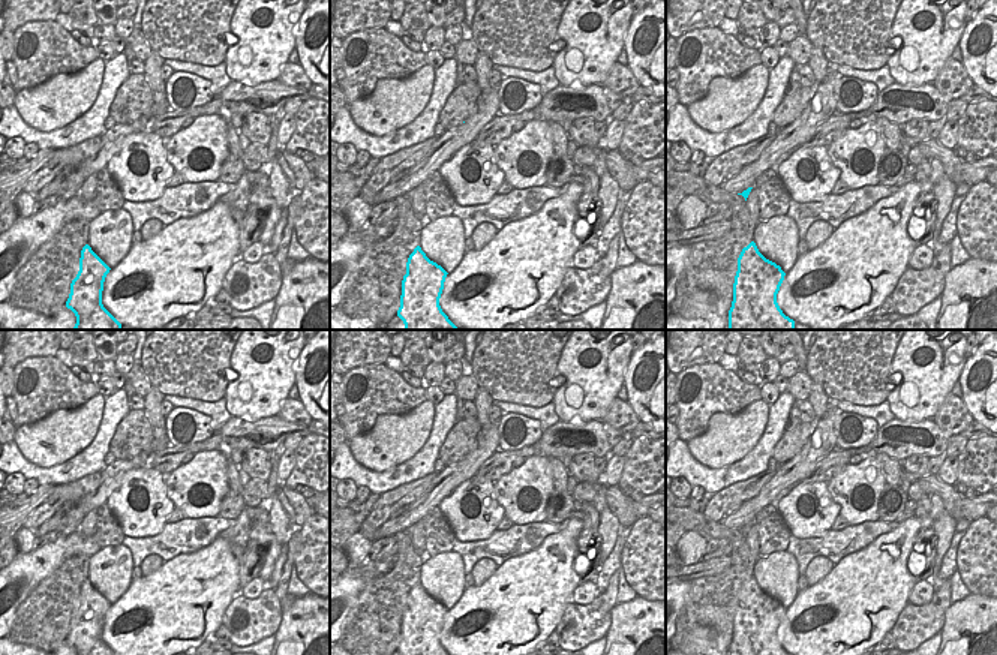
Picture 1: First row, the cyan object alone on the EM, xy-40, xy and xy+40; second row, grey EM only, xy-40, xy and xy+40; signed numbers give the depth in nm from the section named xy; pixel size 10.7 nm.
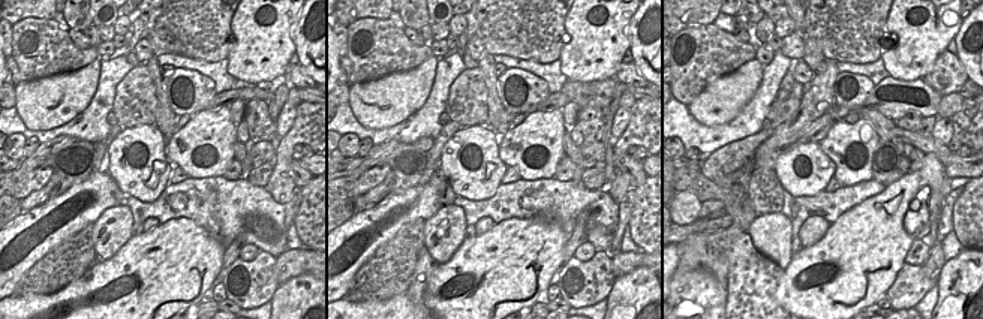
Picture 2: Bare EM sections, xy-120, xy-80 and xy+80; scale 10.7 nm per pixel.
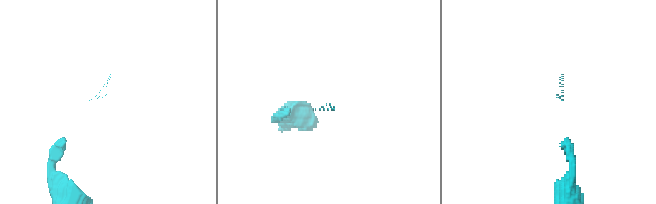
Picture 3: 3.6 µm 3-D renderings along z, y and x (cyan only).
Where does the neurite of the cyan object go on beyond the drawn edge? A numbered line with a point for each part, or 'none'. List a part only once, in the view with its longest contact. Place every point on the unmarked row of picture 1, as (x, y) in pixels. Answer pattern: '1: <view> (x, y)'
none

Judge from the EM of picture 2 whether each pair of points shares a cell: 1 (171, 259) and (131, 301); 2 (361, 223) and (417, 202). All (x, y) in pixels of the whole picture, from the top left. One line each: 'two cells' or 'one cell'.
1: one cell
2: one cell

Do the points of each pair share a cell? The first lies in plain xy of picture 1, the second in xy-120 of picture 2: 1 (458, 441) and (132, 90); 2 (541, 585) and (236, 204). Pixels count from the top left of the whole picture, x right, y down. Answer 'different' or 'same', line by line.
1: same
2: different

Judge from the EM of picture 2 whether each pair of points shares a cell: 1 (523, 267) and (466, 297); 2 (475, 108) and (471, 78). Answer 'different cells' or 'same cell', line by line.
1: same cell
2: same cell

